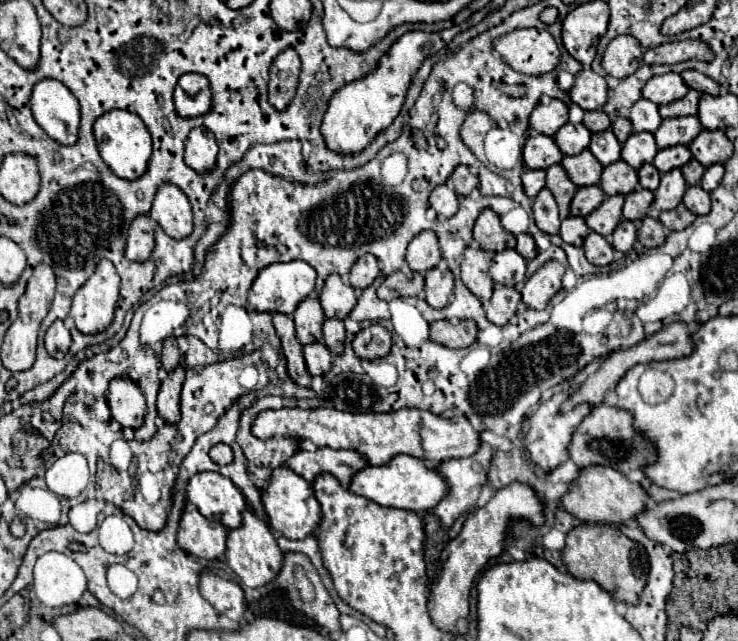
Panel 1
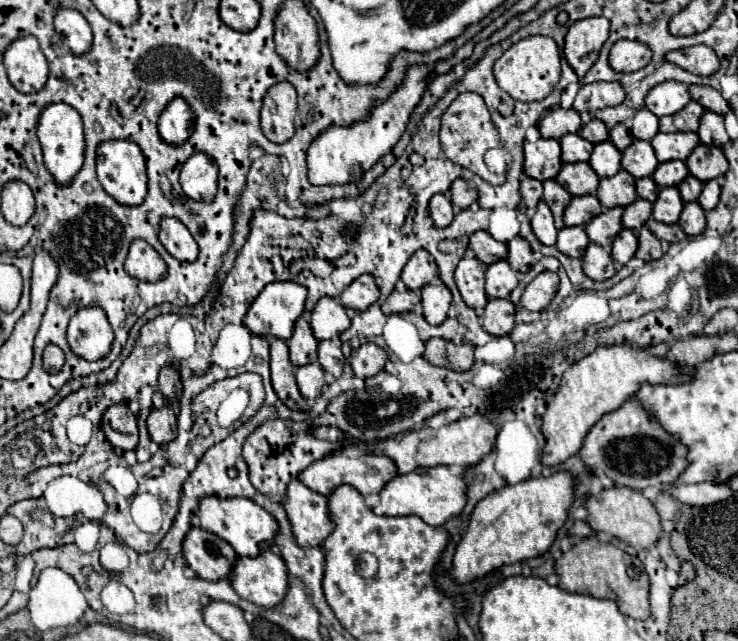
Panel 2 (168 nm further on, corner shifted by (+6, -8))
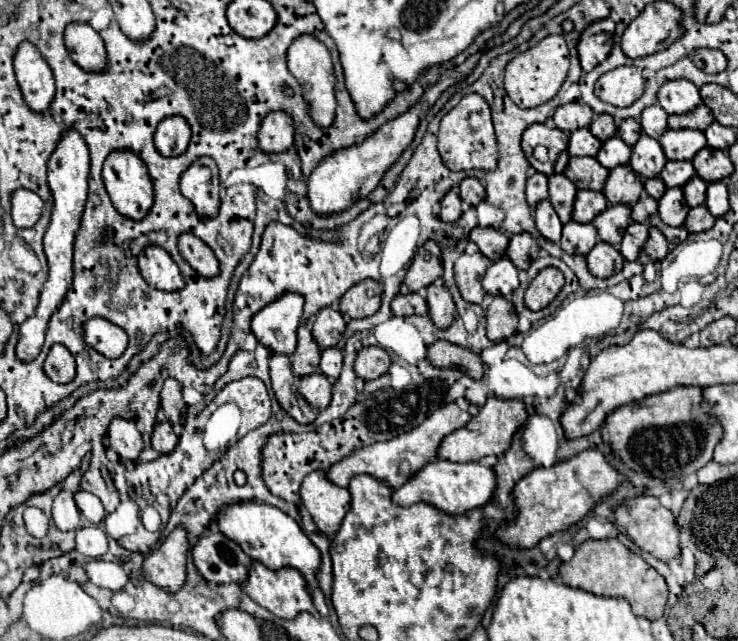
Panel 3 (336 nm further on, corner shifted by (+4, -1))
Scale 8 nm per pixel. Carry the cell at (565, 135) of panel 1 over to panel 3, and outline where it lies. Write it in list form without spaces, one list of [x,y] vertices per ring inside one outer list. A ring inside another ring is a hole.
[[[587,127],[577,129],[569,137],[567,151],[571,155],[589,155],[589,157],[595,157],[599,149],[601,149],[601,141],[595,135],[591,135],[591,131]]]

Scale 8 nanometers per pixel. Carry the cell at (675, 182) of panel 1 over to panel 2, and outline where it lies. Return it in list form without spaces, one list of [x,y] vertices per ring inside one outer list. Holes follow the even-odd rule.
[[[663,188],[653,204],[653,218],[663,224],[677,224],[683,212],[683,200],[677,188]]]

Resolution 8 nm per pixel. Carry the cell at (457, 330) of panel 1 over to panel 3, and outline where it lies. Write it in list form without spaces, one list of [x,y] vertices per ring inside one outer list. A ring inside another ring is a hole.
[[[443,339],[429,345],[427,359],[435,367],[457,367],[457,369],[463,369],[473,379],[483,377],[483,361],[477,353]]]

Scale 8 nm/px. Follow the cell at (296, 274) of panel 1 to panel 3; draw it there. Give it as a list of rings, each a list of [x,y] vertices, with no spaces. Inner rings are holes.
[[[287,291],[253,315],[251,331],[255,333],[257,341],[273,353],[291,355],[297,343],[301,311],[303,295]]]

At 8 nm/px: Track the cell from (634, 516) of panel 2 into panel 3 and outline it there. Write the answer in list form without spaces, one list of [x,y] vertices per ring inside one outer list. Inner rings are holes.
[[[637,495],[631,499],[625,499],[623,505],[619,505],[613,513],[615,527],[627,535],[635,545],[639,545],[643,551],[649,551],[653,557],[659,557],[661,561],[667,561],[671,557],[679,555],[679,527],[675,525],[675,517],[669,509],[665,509],[657,497],[653,495]]]

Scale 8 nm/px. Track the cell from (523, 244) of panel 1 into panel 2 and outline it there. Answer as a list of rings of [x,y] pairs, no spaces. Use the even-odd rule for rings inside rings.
[[[515,236],[509,244],[509,254],[507,254],[507,262],[511,264],[513,270],[517,272],[527,272],[537,260],[533,256],[533,250],[529,246],[529,242],[521,236]]]

